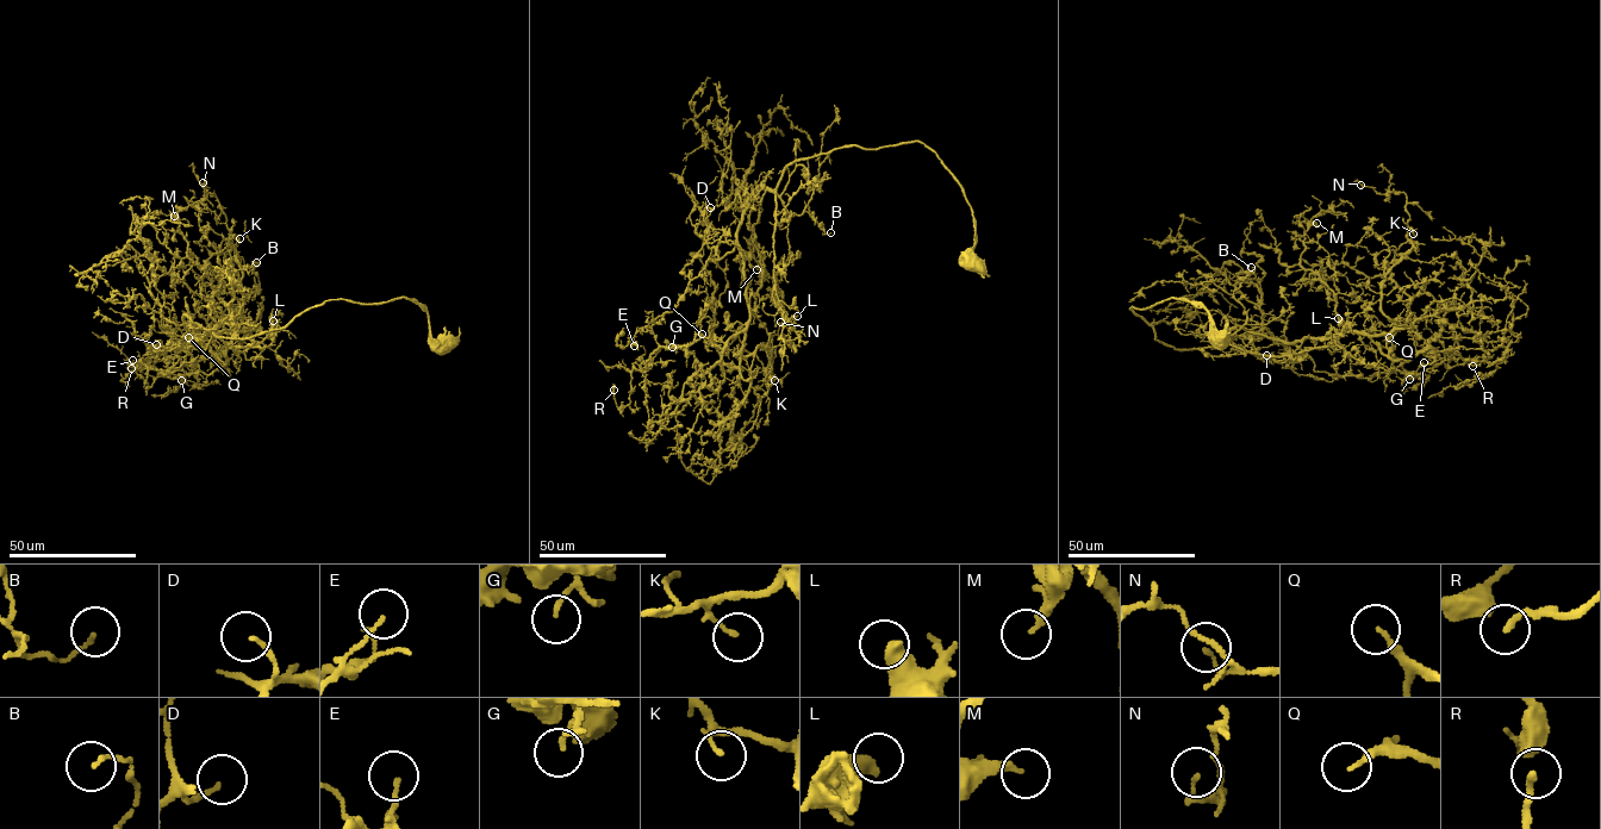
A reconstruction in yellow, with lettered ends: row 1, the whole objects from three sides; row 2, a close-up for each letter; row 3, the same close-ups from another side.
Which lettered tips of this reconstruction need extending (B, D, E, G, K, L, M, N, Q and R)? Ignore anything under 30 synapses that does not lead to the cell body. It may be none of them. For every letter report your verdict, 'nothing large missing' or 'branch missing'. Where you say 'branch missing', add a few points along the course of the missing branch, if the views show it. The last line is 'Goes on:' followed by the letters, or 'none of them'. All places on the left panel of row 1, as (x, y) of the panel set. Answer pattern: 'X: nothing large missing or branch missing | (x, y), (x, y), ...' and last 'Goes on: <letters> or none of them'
B: nothing large missing
D: nothing large missing
E: nothing large missing
G: nothing large missing
K: nothing large missing
L: nothing large missing
M: nothing large missing
N: nothing large missing
Q: branch missing | (188, 337), (174, 346), (178, 355), (169, 362)
R: nothing large missing
Goes on: Q

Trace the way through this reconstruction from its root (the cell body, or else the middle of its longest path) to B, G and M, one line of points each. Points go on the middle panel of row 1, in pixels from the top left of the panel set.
B: (970, 262), (963, 187), (917, 142), (790, 162), (774, 191), (785, 210), (807, 205), (830, 232)
G: (970, 262), (971, 206), (923, 144), (796, 159), (740, 223), (748, 325), (722, 348), (698, 334), (672, 347)
M: (970, 262), (963, 187), (909, 142), (796, 159), (759, 186), (737, 235), (749, 306), (757, 269)

